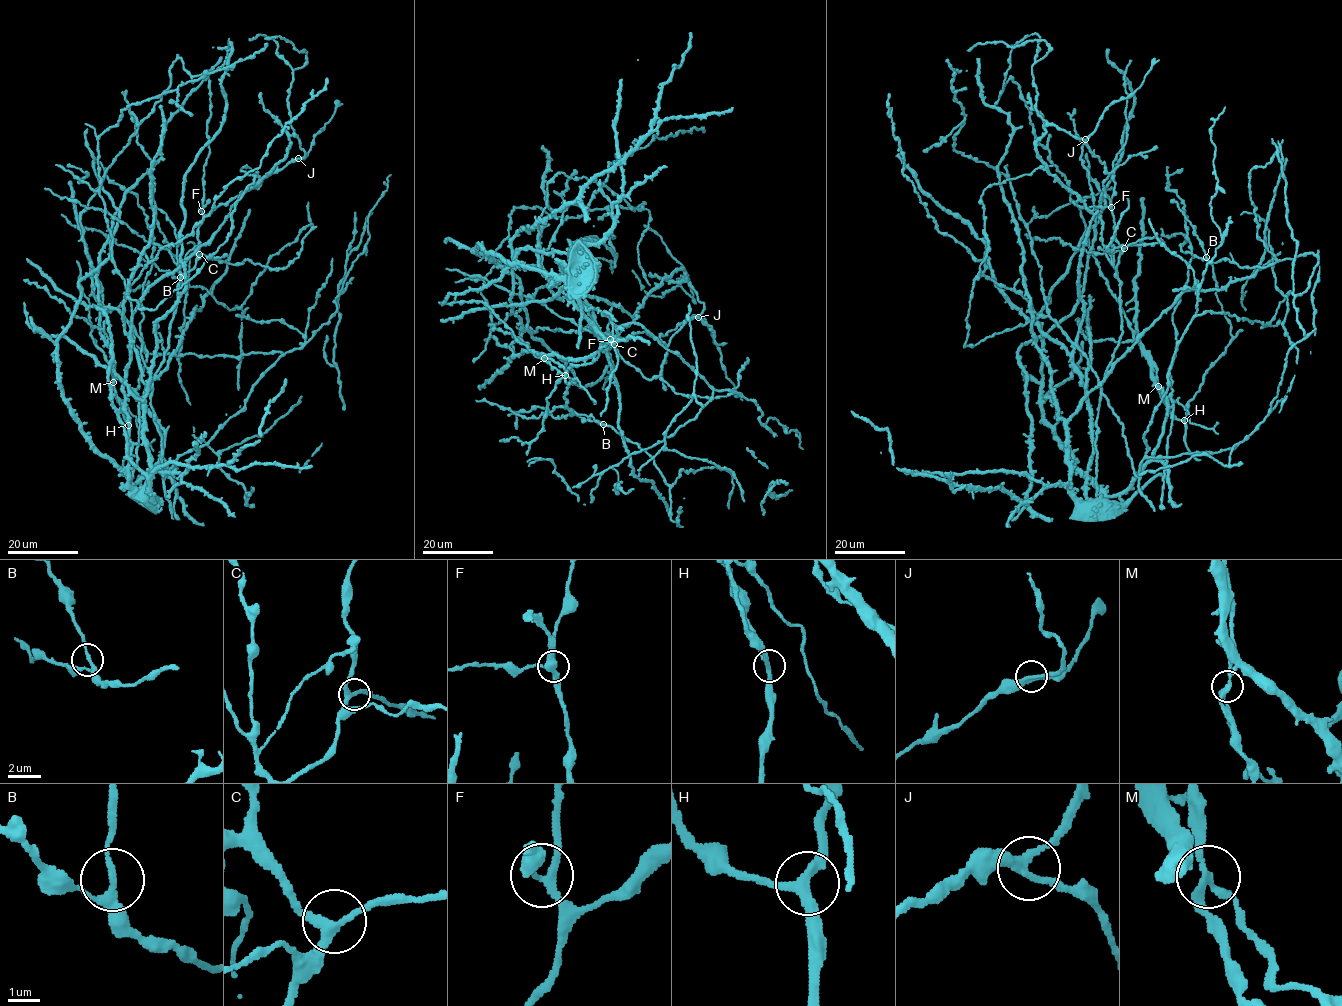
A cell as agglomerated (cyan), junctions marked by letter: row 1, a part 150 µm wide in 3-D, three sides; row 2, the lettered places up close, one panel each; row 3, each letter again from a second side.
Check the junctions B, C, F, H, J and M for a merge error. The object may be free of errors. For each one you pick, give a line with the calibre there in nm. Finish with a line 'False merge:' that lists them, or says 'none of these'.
M: calibre 240 nm
False merge: M

